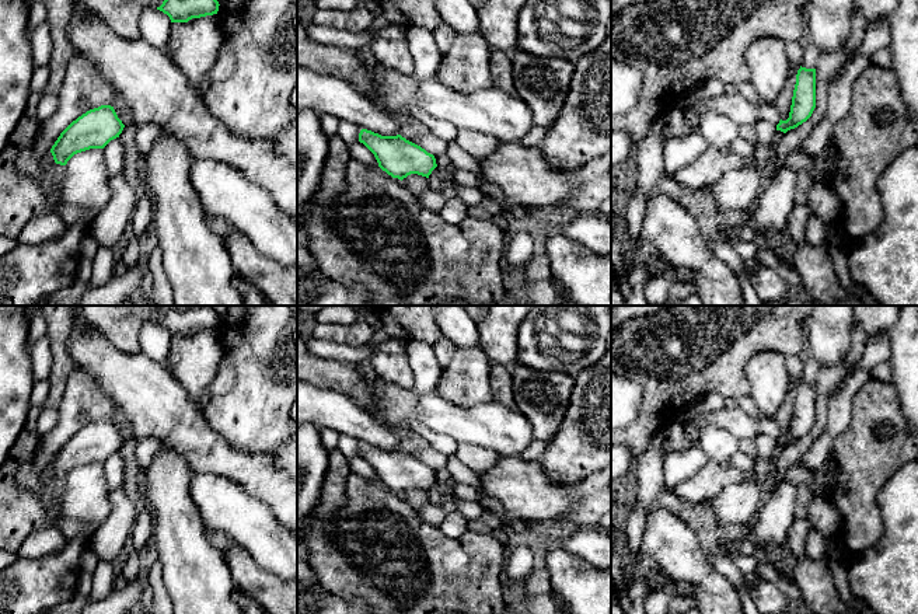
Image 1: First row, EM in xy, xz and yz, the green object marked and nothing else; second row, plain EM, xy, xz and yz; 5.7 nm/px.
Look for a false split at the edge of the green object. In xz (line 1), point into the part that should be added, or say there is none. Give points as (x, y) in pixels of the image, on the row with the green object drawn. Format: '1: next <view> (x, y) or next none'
1: next none

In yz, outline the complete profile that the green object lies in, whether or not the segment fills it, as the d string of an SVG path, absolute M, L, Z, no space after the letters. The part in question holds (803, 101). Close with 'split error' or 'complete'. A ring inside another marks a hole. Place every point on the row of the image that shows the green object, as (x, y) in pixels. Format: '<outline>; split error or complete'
M802 67L796 74L789 118L779 121L776 130L786 133L806 122L816 108L816 69Z; complete

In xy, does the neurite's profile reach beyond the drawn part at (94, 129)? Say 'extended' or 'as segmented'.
as segmented

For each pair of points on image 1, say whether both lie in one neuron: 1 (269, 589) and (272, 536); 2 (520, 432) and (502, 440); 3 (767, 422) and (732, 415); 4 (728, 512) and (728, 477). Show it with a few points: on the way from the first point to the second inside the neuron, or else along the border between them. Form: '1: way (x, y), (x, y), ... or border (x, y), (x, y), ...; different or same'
1: border (247, 550), (259, 565), (282, 579); different
2: way (516, 436), (512, 440), (506, 440); same
3: way (758, 424), (740, 424); same
4: border (746, 474), (740, 481), (728, 484), (709, 501); different

